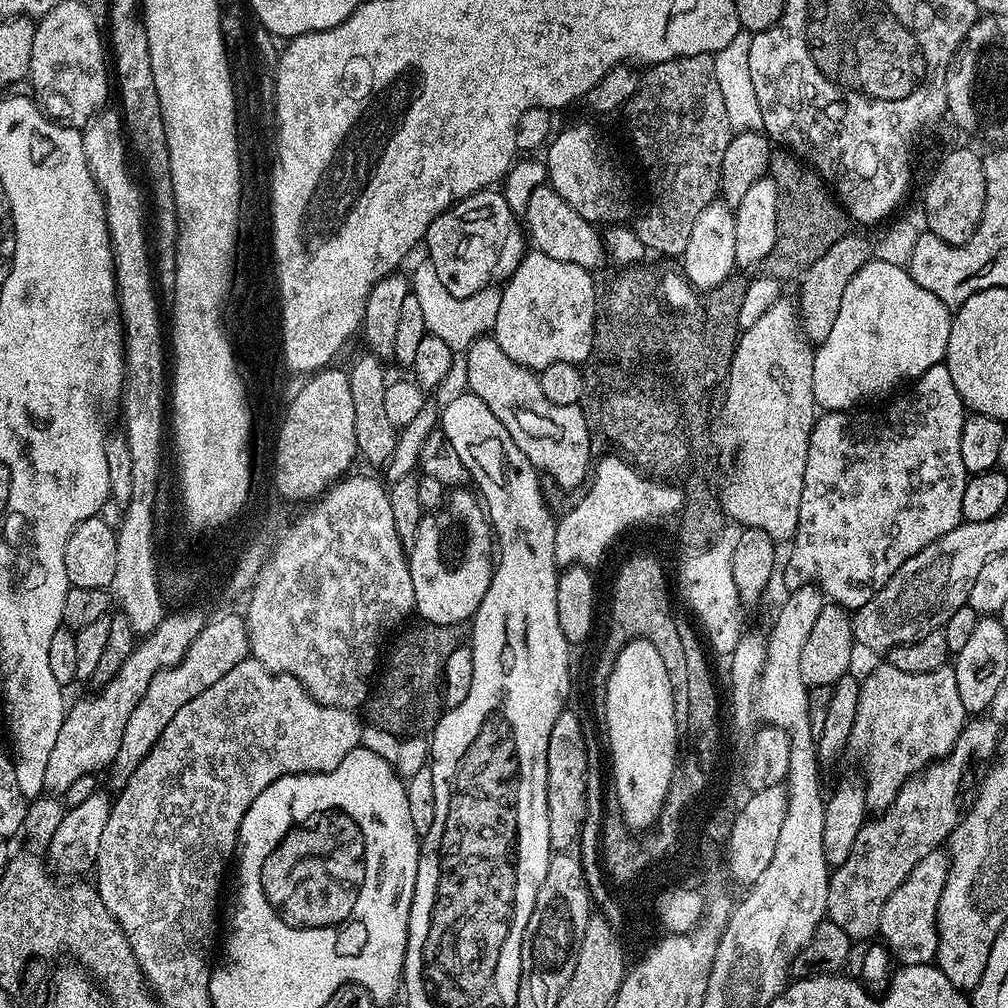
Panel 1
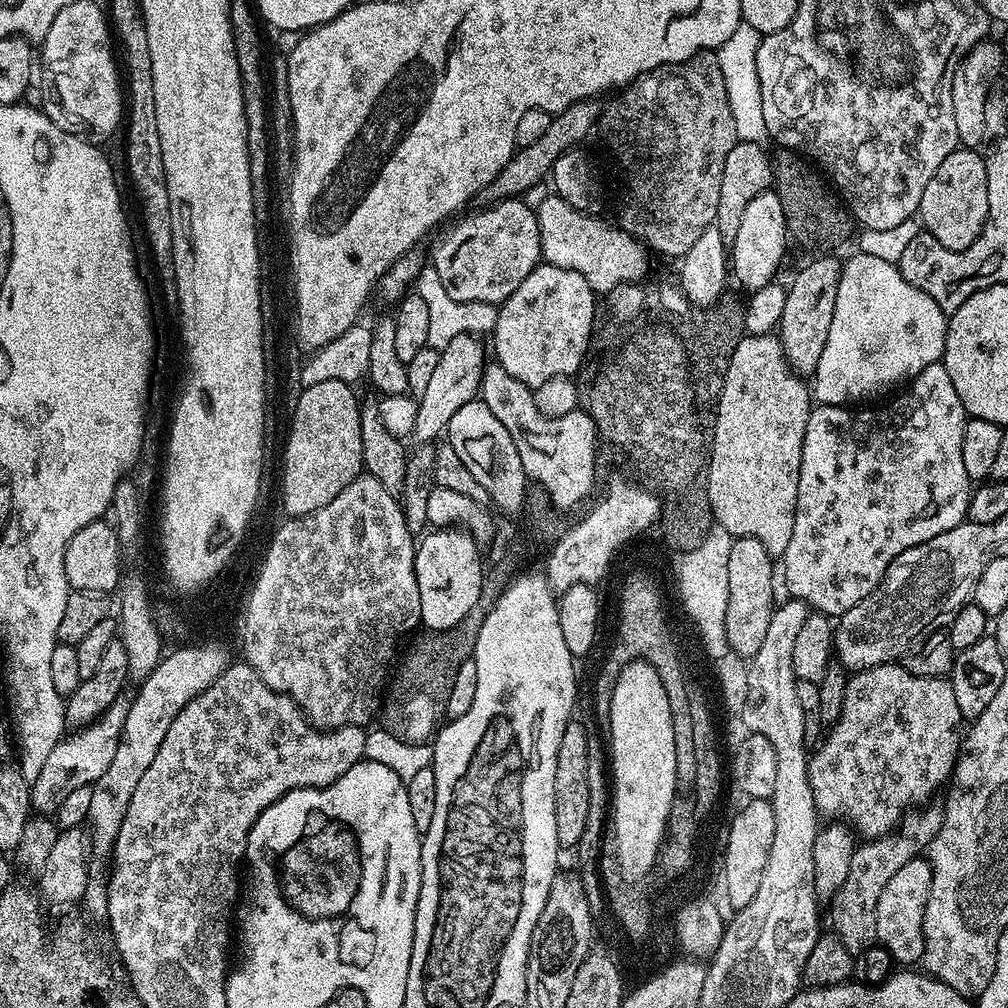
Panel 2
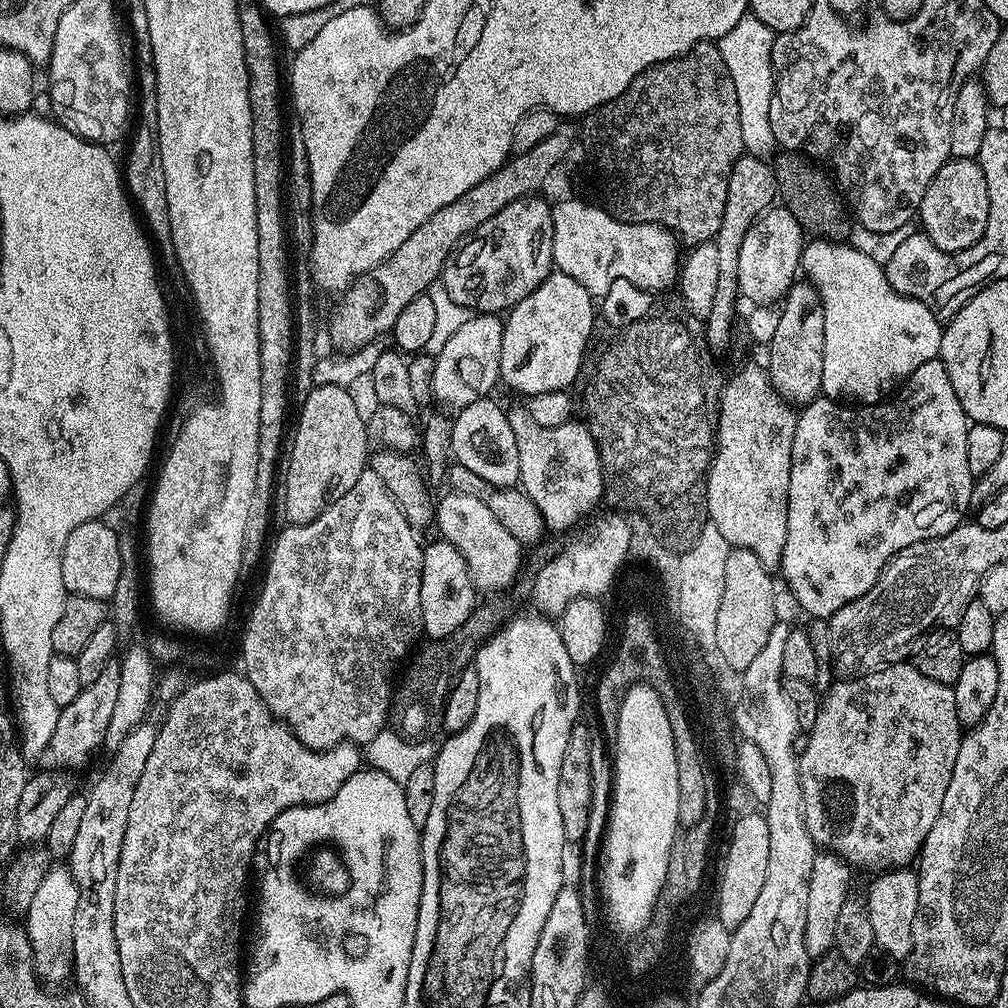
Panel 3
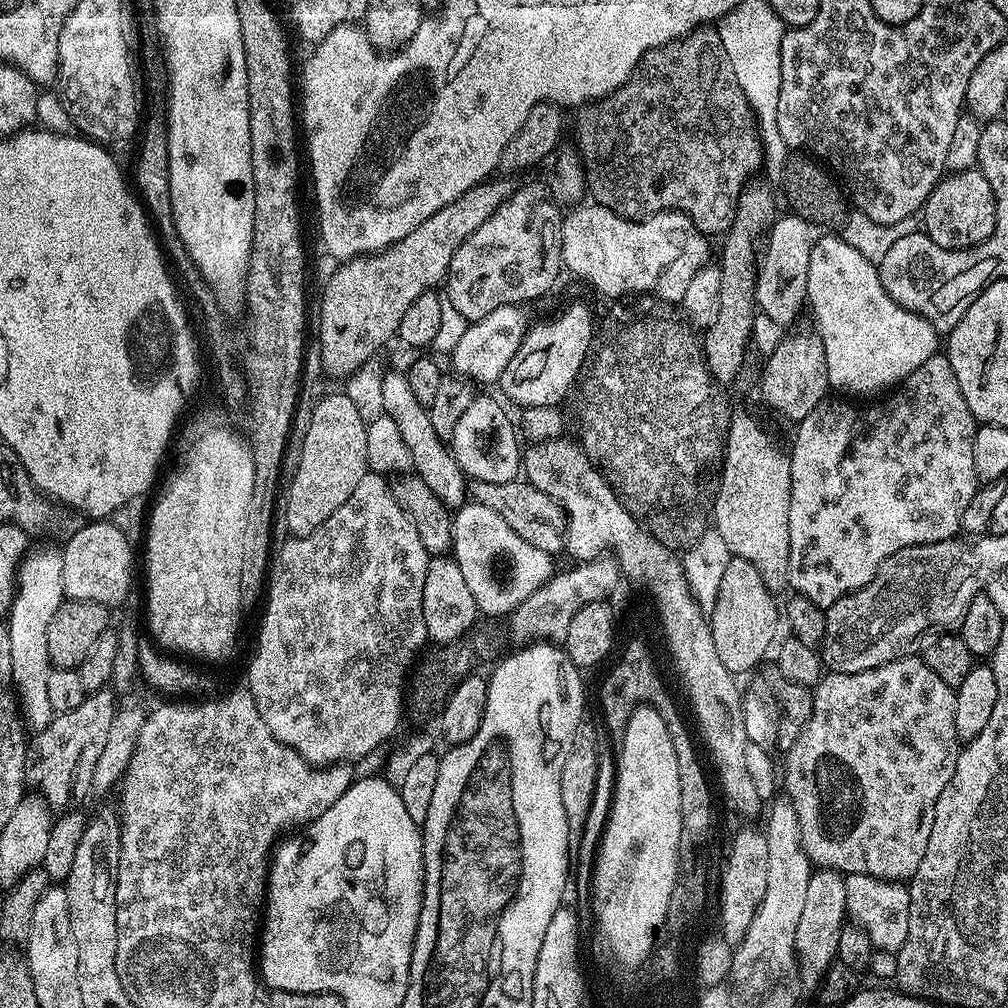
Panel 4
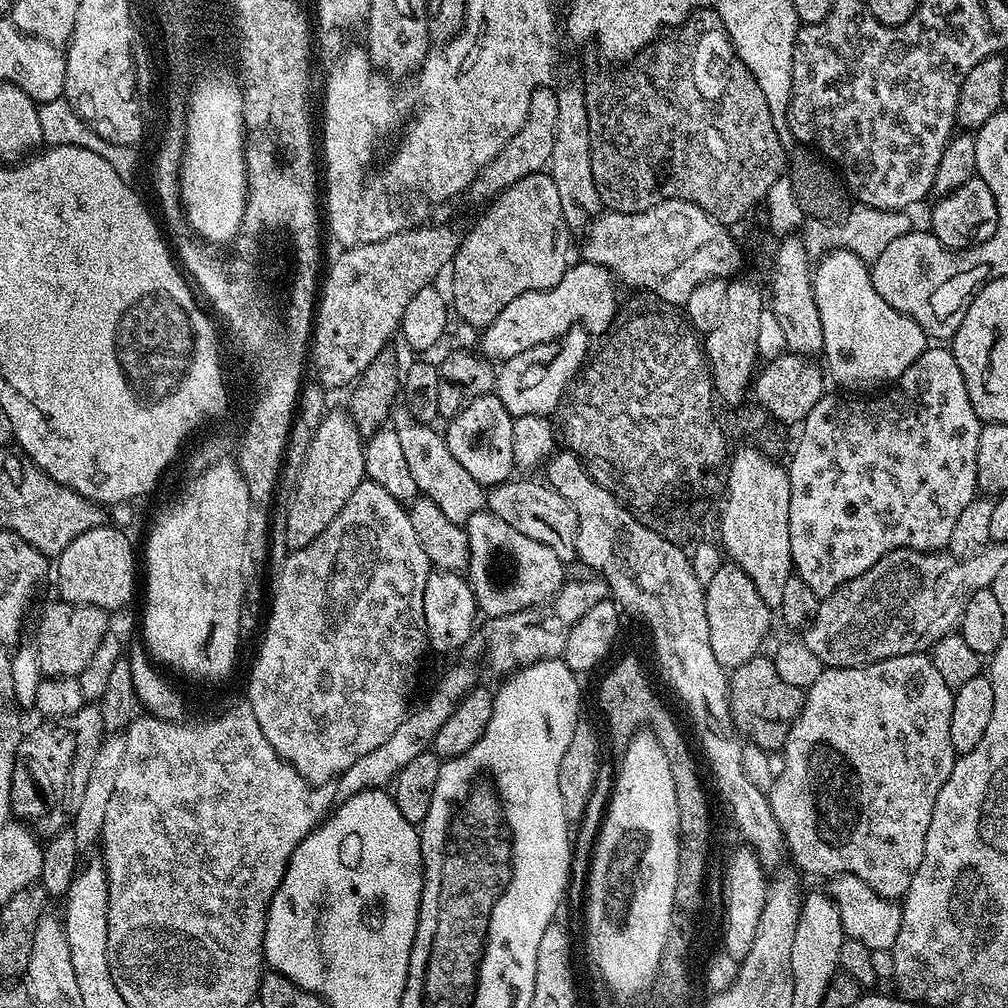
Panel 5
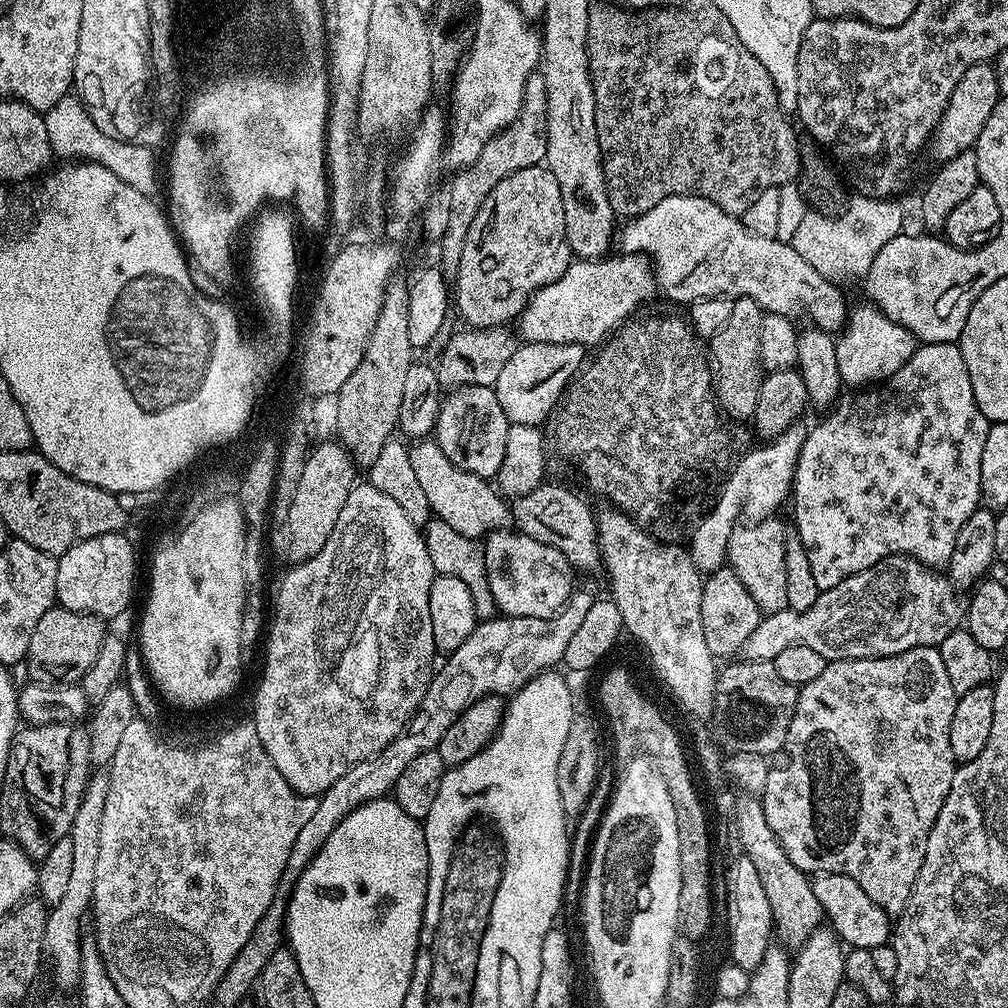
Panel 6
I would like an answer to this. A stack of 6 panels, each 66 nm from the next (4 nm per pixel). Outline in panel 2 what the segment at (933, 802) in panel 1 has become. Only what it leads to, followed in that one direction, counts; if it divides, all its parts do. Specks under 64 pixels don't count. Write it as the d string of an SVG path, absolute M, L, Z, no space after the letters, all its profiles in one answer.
M917 806L904 814L903 820L893 831L879 836L877 840L864 840L857 843L854 854L850 858L850 871L846 874L846 882L836 891L830 901L832 907L831 931L842 938L842 946L850 950L852 957L859 957L868 948L877 943L878 897L882 894L882 886L906 866L906 862L917 859L927 849L928 843L938 834L942 826L943 811L939 807Z

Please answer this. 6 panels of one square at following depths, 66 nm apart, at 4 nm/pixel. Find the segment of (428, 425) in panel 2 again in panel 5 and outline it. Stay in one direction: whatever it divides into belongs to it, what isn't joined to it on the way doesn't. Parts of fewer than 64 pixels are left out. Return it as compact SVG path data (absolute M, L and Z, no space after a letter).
M579 263L567 268L554 286L546 290L530 290L507 304L502 314L483 329L479 351L489 361L503 362L534 346L552 342L552 336L563 332L564 328L579 325L587 325L593 331L604 328L611 320L613 303L618 299L617 281L602 264Z

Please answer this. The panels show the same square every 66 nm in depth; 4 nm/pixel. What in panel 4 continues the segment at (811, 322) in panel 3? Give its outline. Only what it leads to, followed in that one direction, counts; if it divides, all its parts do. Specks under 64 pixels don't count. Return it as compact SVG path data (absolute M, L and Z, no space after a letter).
M796 332L785 335L778 350L774 350L763 361L764 377L758 380L758 392L780 416L791 422L806 418L829 395L828 371L826 370L826 350L819 335L808 332Z

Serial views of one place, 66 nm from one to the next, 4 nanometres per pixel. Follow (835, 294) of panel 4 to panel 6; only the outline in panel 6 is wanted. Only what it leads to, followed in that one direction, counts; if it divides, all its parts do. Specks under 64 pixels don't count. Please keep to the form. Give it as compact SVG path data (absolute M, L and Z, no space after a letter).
M871 303L853 307L842 331L835 337L838 374L849 389L860 390L888 380L916 353L918 341L898 322L886 318Z

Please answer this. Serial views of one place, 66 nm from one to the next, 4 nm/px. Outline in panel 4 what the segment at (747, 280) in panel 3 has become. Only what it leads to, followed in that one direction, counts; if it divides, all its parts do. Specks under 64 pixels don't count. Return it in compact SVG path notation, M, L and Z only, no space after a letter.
M800 214L787 215L777 215L767 229L756 266L756 307L782 326L794 323L800 307L805 307L808 298L806 270L810 270L810 250L814 239L811 223Z

